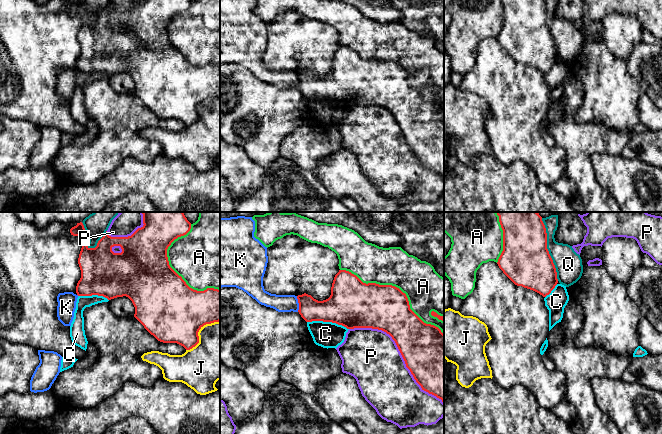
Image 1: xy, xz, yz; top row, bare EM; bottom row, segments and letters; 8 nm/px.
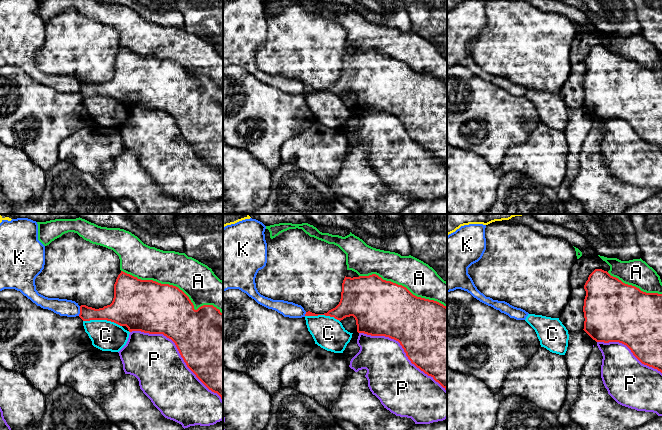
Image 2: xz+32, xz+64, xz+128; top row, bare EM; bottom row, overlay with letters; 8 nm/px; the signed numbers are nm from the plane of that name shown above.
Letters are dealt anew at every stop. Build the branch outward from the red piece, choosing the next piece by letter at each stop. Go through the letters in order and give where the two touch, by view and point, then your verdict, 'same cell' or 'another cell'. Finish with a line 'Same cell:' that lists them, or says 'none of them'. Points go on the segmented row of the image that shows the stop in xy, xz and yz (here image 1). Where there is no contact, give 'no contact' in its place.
A: contact xz (396, 287); another cell
C: contact xz (328, 321); another cell
J: contact xy (198, 331); another cell
K: contact xz (299, 304); another cell
P: contact xz (400, 352); another cell
Q: contact yz (547, 249); another cell
Same cell: none of them

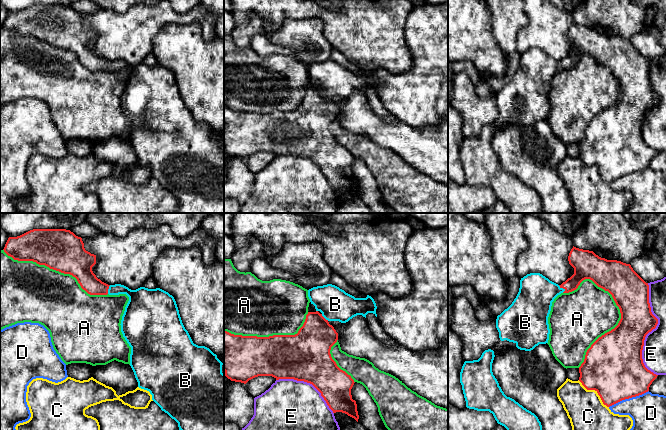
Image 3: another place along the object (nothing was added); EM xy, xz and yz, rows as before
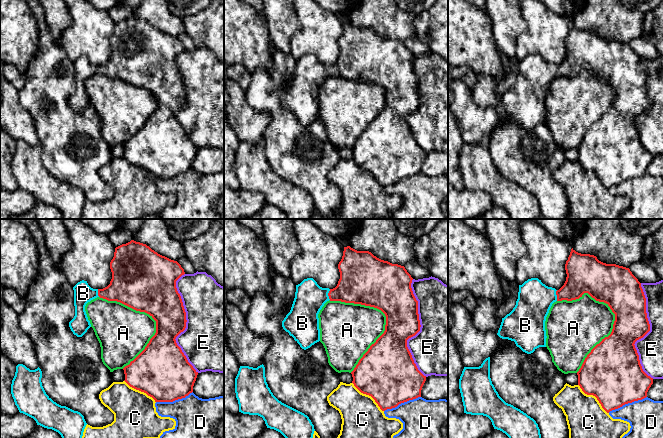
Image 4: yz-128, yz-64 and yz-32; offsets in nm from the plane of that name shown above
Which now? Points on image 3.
A: contact yz (618, 323); another cell
B: contact yz (562, 287); same cell
C: contact yz (595, 390); another cell
D: contact yz (628, 398); another cell
E: contact yz (651, 330); another cell
Same cell: B

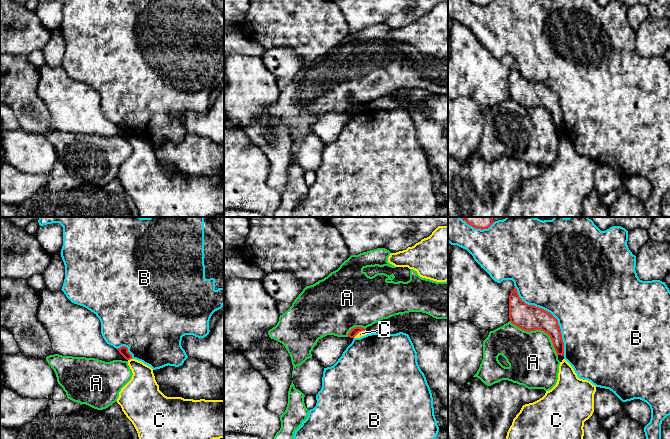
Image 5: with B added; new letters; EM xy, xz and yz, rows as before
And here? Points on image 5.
A: contact yz (539, 329); another cell
B: contact yz (551, 314); another cell
C: contact xy (129, 359); another cell
Same cell: none of them

